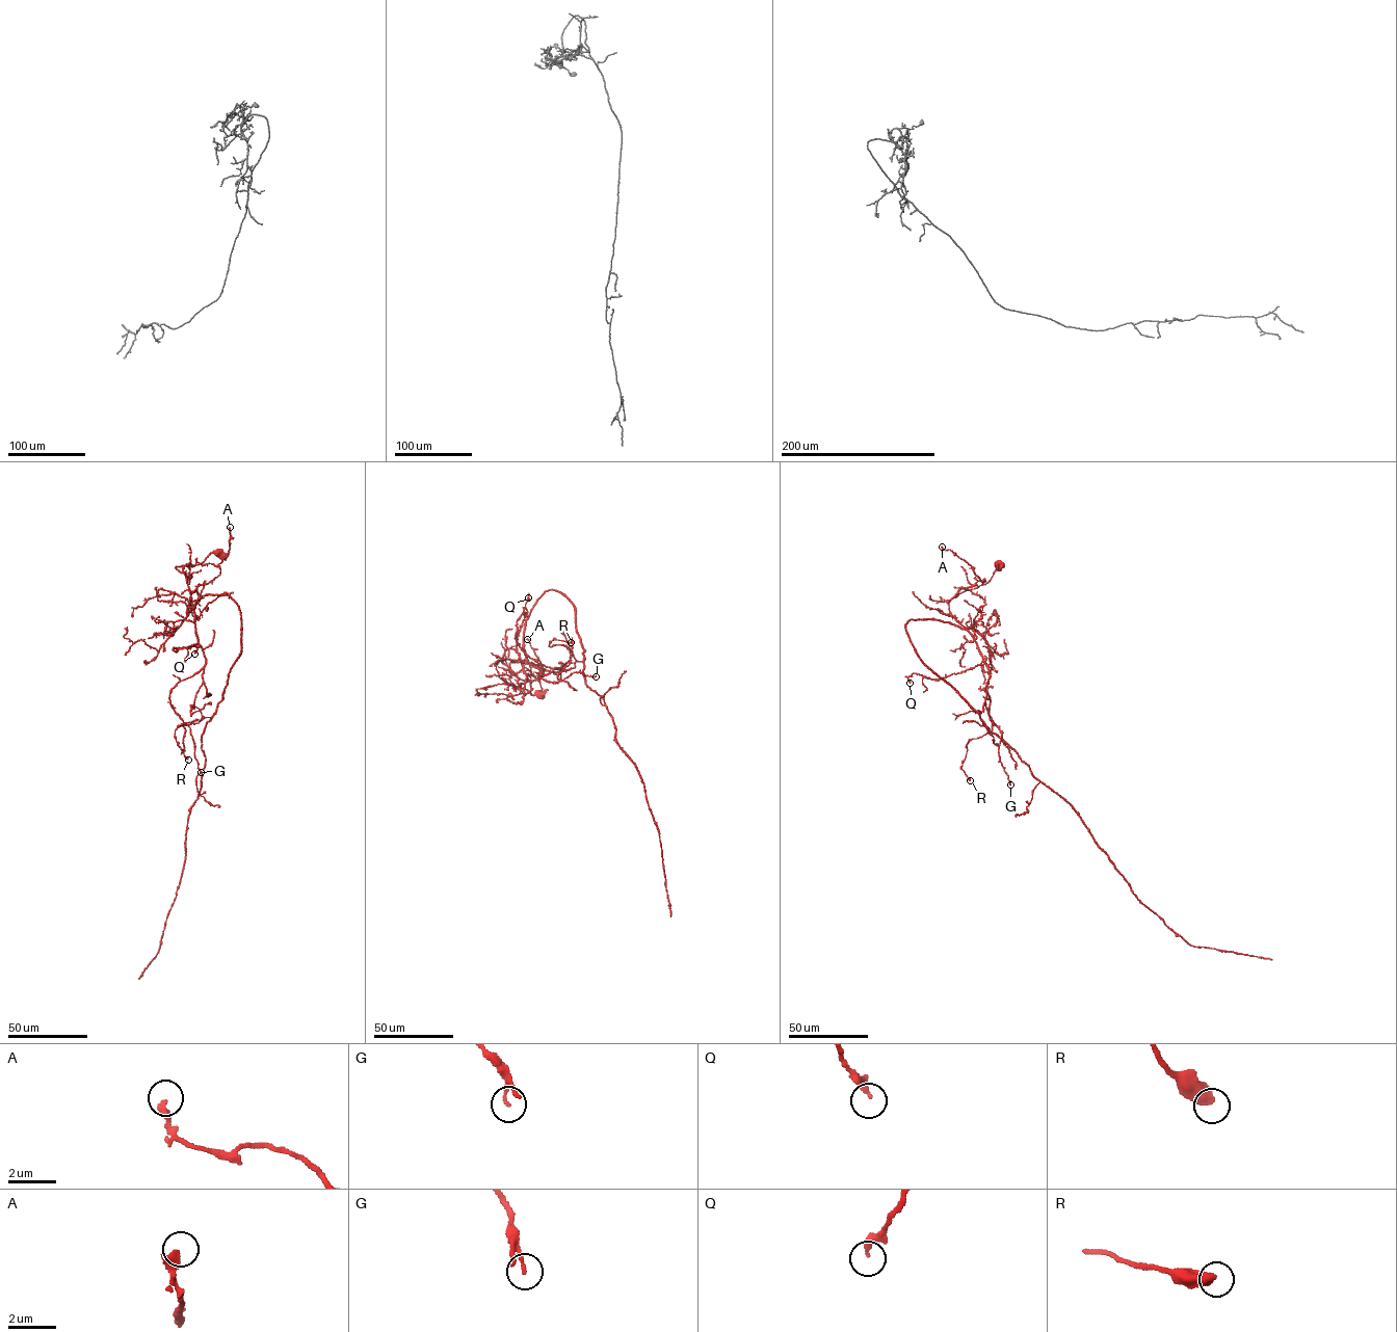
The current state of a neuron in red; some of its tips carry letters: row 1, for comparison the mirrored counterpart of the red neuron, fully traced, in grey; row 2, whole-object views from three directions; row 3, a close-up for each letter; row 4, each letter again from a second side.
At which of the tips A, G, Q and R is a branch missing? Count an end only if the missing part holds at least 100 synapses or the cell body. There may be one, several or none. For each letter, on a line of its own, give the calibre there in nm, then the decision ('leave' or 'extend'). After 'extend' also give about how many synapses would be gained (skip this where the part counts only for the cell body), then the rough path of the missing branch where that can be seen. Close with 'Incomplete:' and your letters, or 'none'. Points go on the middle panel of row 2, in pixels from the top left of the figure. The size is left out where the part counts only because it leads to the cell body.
A: 340 nm thick; leave
G: 90 nm thick; leave
Q: 240 nm thick; leave
R: 500 nm thick; leave
Incomplete: none

